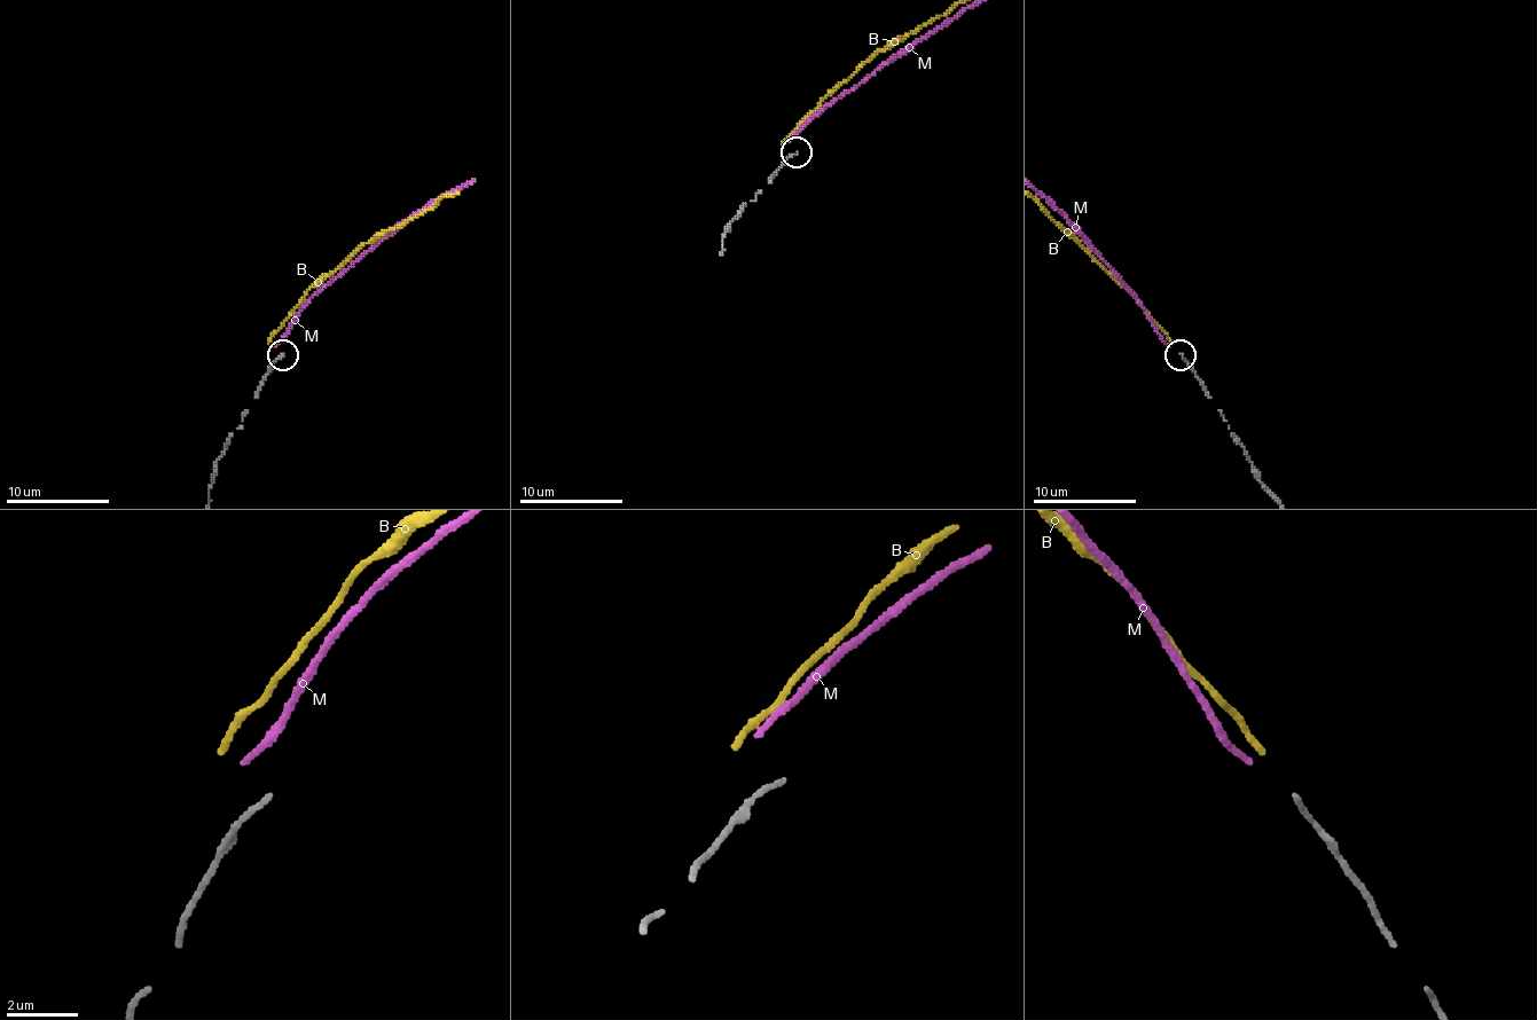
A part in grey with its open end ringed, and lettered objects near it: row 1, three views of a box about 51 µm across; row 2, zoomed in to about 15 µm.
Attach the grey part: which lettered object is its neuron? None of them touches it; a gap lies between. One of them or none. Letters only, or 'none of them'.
none of them

